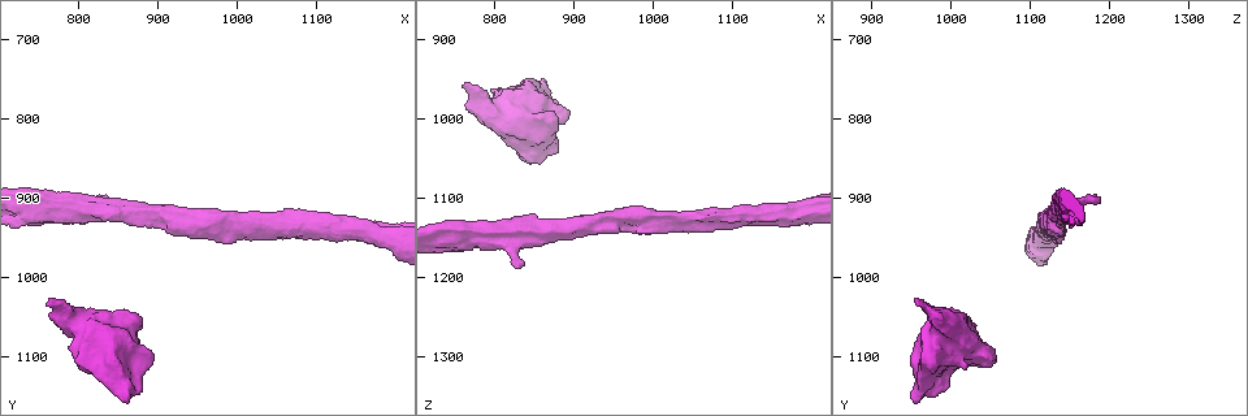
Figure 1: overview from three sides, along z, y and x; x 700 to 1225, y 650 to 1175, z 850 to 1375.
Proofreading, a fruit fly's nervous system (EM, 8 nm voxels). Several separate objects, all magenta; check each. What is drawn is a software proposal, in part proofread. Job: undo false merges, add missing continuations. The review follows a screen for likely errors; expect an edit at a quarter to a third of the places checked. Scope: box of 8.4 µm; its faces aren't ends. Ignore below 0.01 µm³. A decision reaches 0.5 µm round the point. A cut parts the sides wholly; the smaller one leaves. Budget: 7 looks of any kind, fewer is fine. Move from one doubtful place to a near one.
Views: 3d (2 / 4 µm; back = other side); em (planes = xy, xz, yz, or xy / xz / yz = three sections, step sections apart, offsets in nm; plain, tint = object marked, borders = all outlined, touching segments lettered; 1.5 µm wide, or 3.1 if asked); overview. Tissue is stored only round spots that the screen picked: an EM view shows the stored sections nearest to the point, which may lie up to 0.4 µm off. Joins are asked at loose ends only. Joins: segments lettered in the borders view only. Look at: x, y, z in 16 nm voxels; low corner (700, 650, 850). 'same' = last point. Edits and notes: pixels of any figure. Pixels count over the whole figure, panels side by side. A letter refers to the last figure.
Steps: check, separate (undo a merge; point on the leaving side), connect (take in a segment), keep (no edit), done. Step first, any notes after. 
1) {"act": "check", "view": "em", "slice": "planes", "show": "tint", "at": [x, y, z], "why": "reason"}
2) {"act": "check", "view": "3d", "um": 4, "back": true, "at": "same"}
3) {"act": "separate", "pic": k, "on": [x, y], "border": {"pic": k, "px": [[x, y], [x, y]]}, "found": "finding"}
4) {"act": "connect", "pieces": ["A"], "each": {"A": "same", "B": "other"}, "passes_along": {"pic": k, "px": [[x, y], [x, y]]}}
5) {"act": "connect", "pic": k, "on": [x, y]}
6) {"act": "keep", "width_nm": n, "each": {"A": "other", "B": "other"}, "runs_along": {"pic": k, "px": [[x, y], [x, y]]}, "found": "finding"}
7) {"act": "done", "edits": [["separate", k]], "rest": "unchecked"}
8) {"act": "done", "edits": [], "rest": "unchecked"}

{"act": "check", "view": "em", "slice": "planes", "show": "plain", "at": [835, 905, 1185], "why": "branch stops here"}

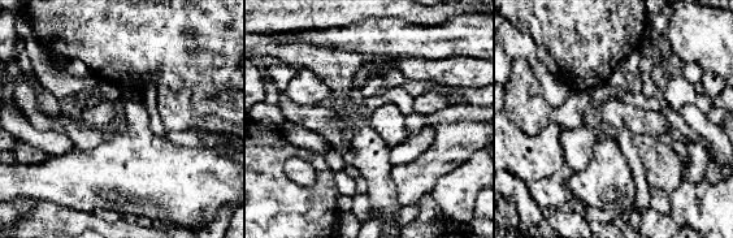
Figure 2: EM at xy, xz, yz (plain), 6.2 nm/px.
{"act": "check", "view": "em", "slice": "planes", "show": "borders", "at": "same", "why": "see the neighbours"}

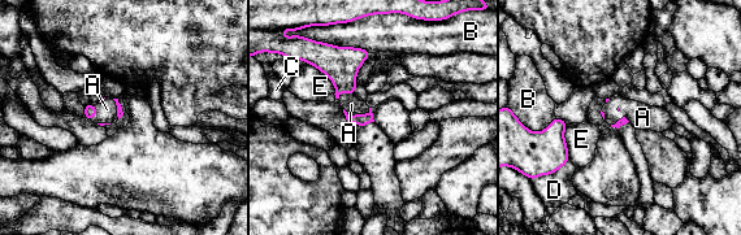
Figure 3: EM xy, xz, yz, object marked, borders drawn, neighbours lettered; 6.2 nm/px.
{"act": "connect", "pieces": ["A"], "each": {"A": "same", "B": "other", "C": "other", "D": "other", "E": "other"}, "passes_along": {"pic": 3, "px": [[362, 120], [356, 114], [351, 104]]}, "found": "it goes on there"}

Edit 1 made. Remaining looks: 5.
{"act": "check", "view": "3d", "um": 2, "at": [760, 1035, 960], "why": "free end"}

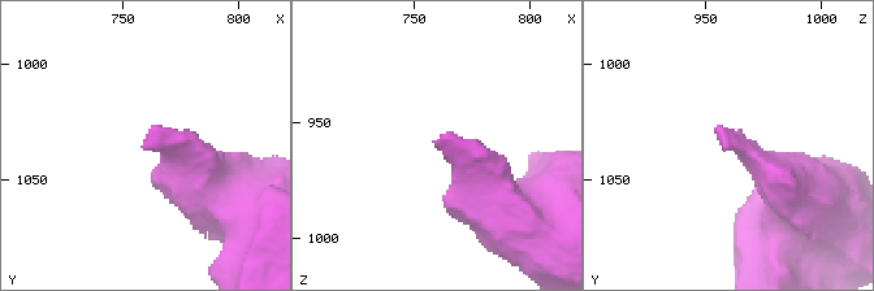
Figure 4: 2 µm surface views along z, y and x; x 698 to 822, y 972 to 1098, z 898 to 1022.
{"act": "check", "view": "em", "slice": "yz", "step": 4, "show": "tint", "at": [759, 1035, 959], "why": "now the EM"}

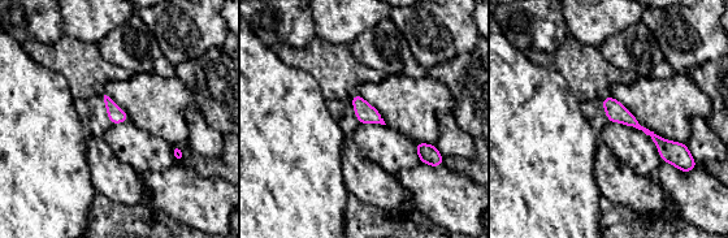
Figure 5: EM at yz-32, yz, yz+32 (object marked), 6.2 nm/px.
{"act": "check", "view": "em", "slice": "planes", "show": "borders", "at": "same"}

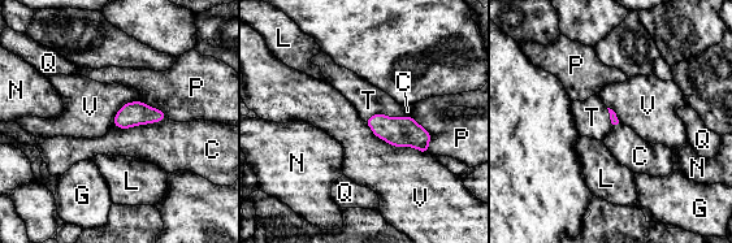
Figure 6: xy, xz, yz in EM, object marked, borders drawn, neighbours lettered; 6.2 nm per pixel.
{"act": "connect", "pieces": ["T"], "each": {"C": "other", "G": "other", "L": "other", "N": "other", "P": "other", "Q": "other", "T": "same", "V": "other"}, "passes_along": {"pic": 6, "px": [[403, 131], [384, 115], [368, 100]]}, "found": "it goes on there"}

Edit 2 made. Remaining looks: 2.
{"act": "done", "edits": [["connect", 3], ["connect", 6]], "rest": "unchecked"}

